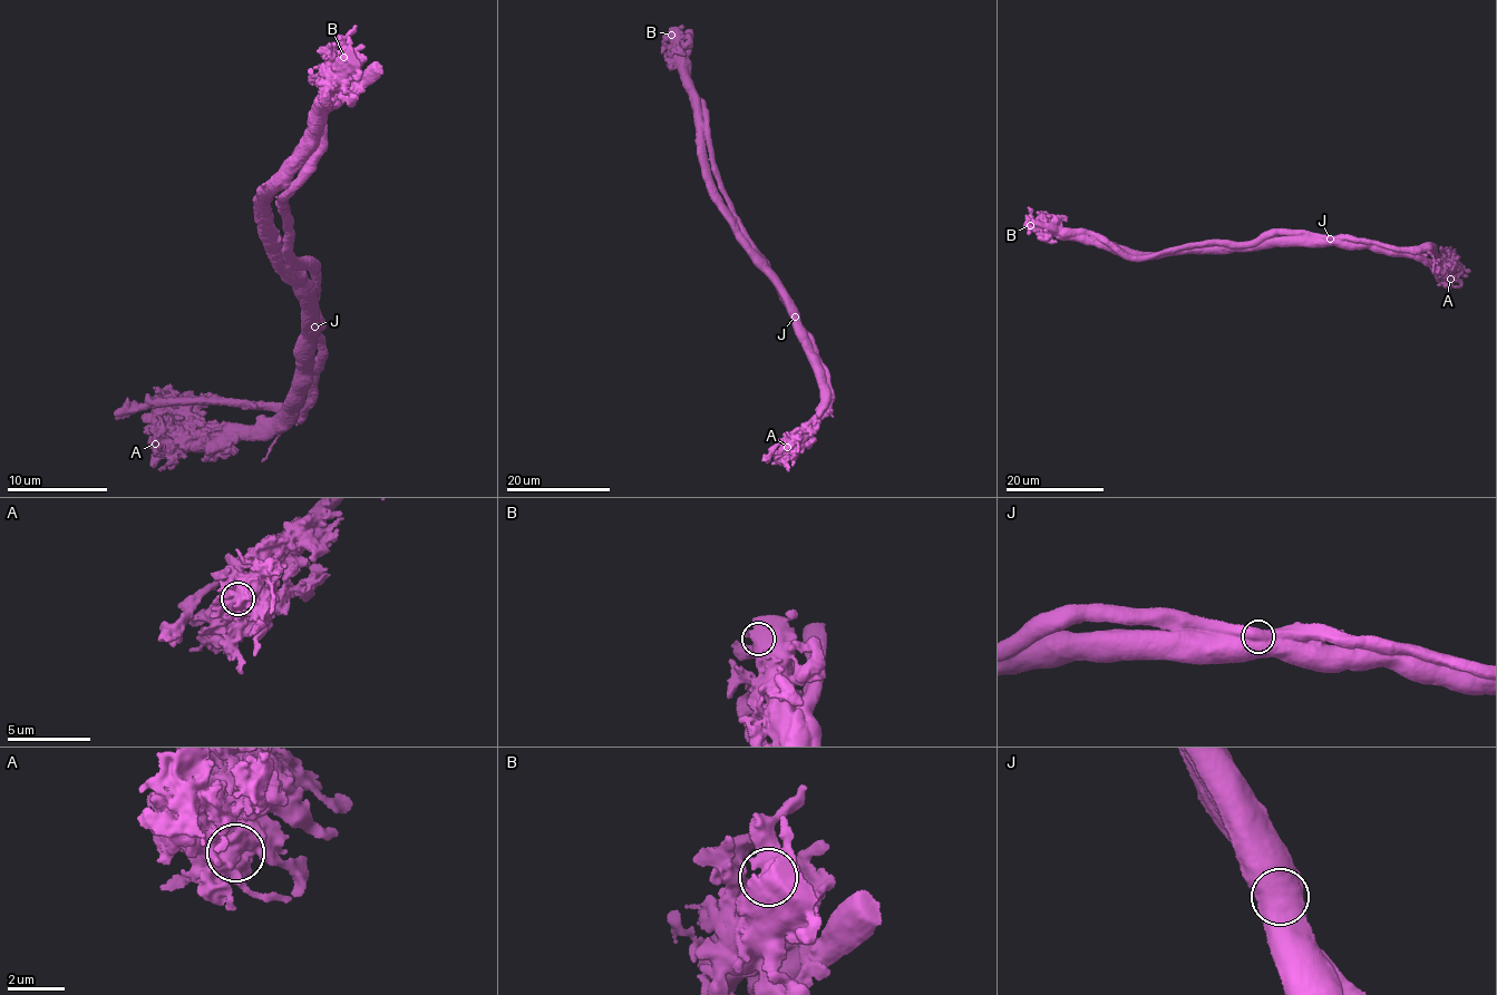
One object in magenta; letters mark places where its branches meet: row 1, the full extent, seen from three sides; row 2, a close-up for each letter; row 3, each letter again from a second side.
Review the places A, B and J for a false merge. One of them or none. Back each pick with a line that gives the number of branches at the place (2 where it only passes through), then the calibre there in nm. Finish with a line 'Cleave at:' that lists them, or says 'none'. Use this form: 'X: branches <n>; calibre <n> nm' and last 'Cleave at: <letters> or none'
J: branches 1; calibre 1200 nm
Cleave at: J

